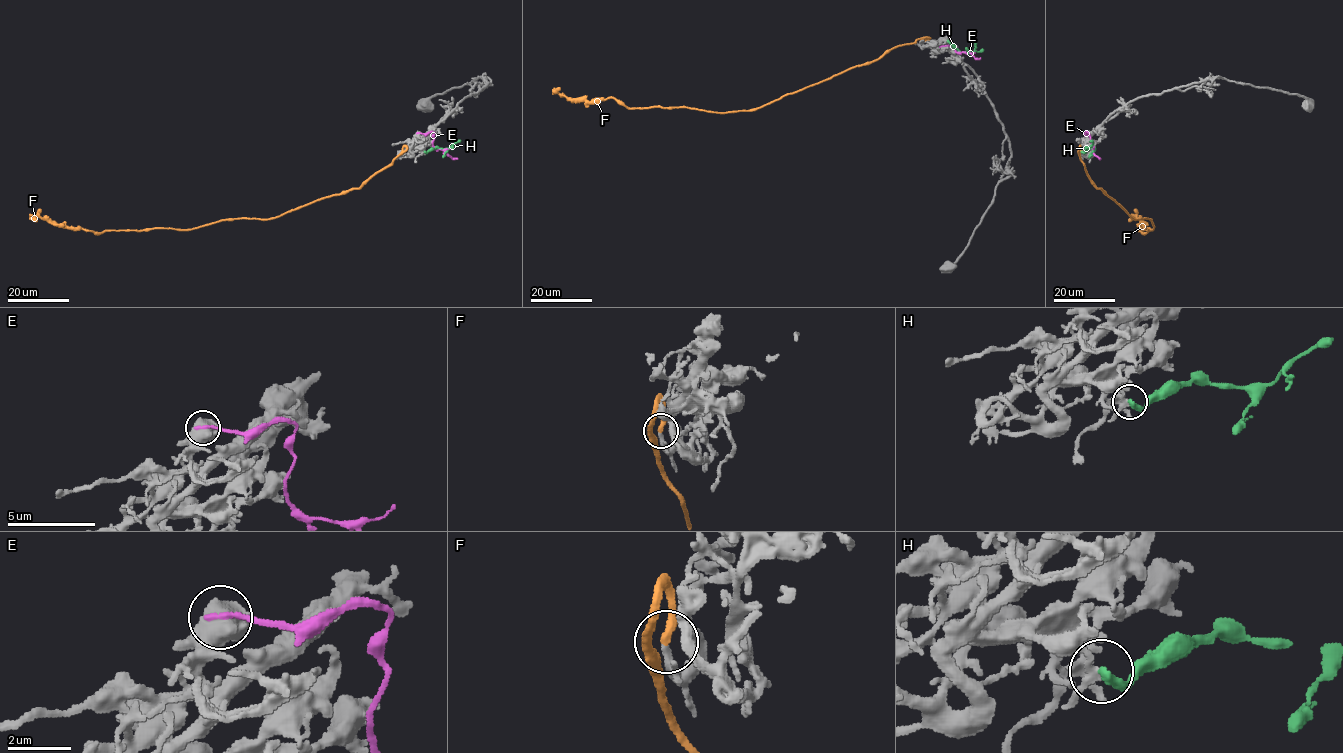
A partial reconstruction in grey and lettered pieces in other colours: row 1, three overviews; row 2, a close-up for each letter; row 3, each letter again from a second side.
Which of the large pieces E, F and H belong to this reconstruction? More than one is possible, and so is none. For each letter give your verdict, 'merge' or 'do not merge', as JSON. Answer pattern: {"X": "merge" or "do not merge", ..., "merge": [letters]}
{"E": "do not merge", "F": "merge", "H": "do not merge", "merge": ["F"]}

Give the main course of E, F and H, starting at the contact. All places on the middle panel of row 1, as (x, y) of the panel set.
E: (941, 46), (957, 46), (956, 51), (969, 52), (976, 59), (980, 57)
F: (925, 39), (897, 46), (756, 109), (729, 112), (627, 108), (613, 98), (575, 101), (552, 89)
H: (947, 41), (966, 53), (983, 49)

